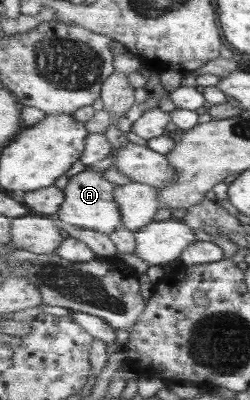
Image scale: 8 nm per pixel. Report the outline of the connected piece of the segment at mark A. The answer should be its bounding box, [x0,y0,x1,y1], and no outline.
[55,170,124,234]

